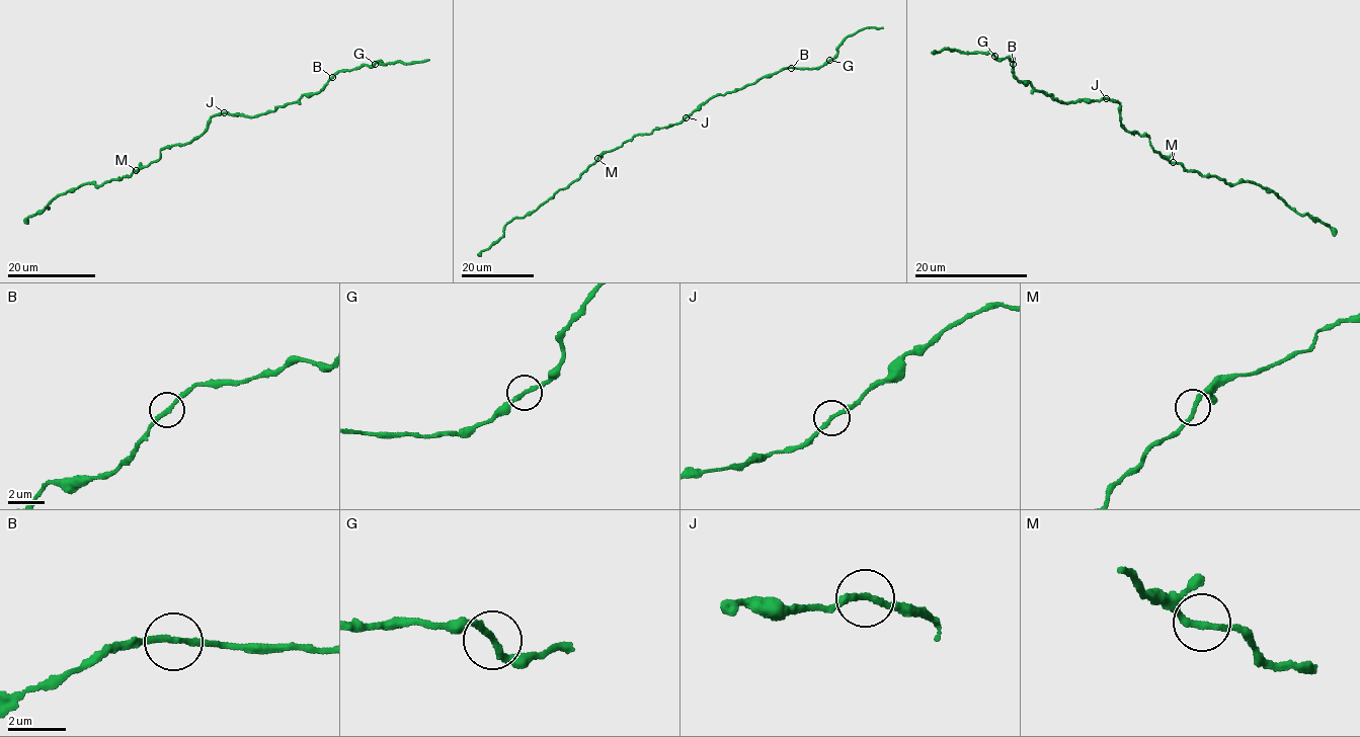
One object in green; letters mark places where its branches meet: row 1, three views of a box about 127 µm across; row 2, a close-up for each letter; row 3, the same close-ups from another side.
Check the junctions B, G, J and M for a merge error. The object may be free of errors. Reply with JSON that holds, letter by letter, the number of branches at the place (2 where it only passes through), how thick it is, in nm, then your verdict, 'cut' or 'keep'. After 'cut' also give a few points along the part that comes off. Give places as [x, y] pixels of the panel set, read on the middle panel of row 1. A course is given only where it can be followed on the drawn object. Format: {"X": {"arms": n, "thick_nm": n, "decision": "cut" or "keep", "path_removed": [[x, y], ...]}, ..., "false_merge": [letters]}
{"B": {"arms": 2, "thick_nm": 220, "decision": "keep"}, "G": {"arms": 2, "thick_nm": 220, "decision": "keep"}, "J": {"arms": 2, "thick_nm": 220, "decision": "keep"}, "M": {"arms": 2, "thick_nm": 220, "decision": "keep"}, "false_merge": []}

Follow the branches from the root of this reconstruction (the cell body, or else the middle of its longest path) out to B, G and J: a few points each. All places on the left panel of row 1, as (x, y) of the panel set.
B: (207, 123), (224, 112), (251, 117), (272, 111), (304, 94), (316, 93), (331, 77)
G: (207, 123), (224, 112), (251, 117), (272, 111), (304, 94), (316, 93), (339, 71), (375, 64)
J: (207, 123), (213, 116), (224, 112)

